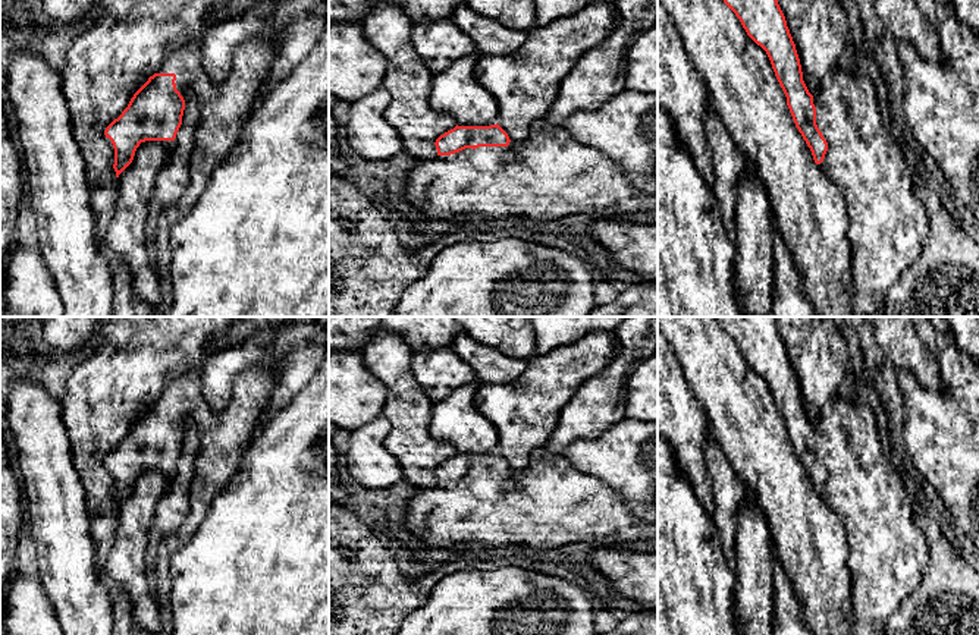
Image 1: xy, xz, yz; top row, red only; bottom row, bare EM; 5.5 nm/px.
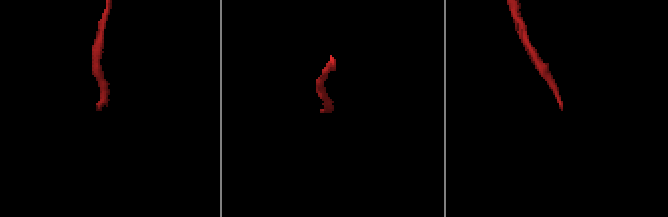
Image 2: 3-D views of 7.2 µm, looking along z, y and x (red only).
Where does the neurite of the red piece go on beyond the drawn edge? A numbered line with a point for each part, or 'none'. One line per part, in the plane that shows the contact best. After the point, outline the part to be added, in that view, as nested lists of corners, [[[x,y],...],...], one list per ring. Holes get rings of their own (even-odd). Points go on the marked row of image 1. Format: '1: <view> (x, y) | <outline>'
1: xz (548, 176) | [[[546,119],[531,126],[533,132],[518,144],[465,148],[451,155],[417,160],[407,176],[404,198],[427,220],[451,220],[464,214],[484,220],[534,221],[602,214],[616,220],[625,213],[658,210],[658,195],[644,195],[602,151],[580,144],[562,126]]]

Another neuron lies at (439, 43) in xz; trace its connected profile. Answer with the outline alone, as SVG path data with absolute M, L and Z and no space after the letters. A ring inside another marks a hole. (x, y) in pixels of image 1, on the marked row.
M452 19L414 22L411 41L433 75L439 75L458 59L478 53L473 40Z

